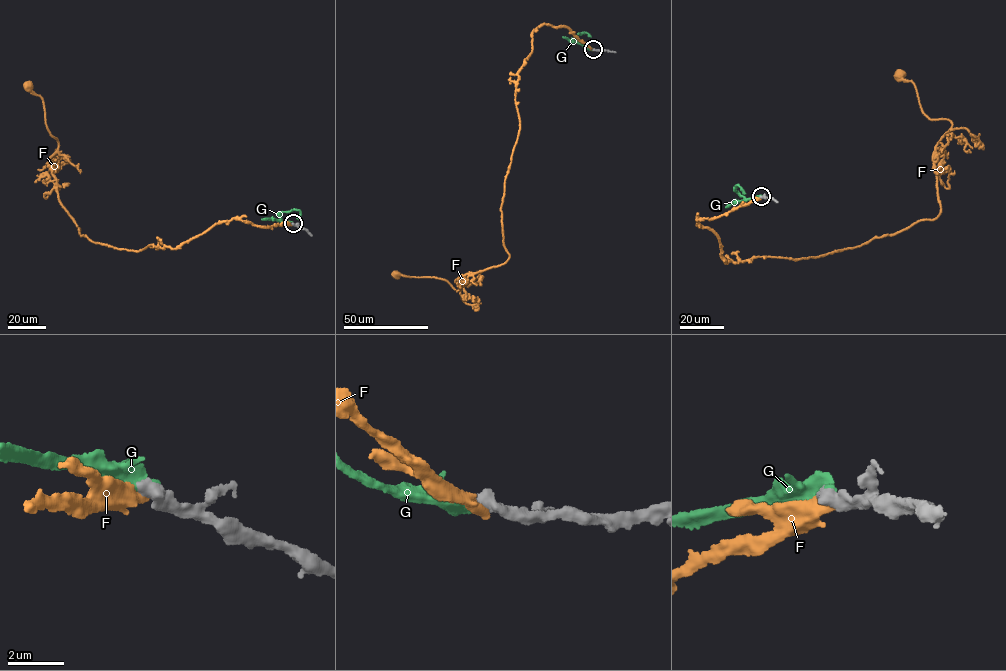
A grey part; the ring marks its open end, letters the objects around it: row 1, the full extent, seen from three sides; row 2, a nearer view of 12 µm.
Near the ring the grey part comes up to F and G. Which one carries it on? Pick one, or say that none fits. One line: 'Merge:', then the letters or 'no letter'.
Merge: G

